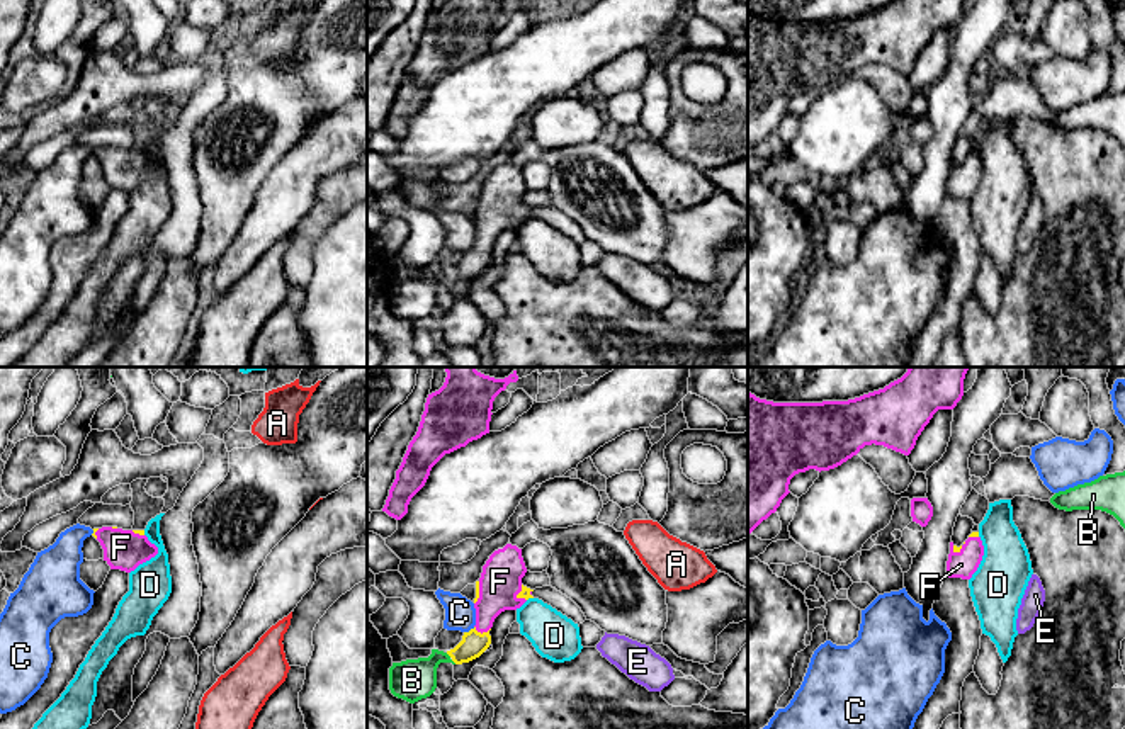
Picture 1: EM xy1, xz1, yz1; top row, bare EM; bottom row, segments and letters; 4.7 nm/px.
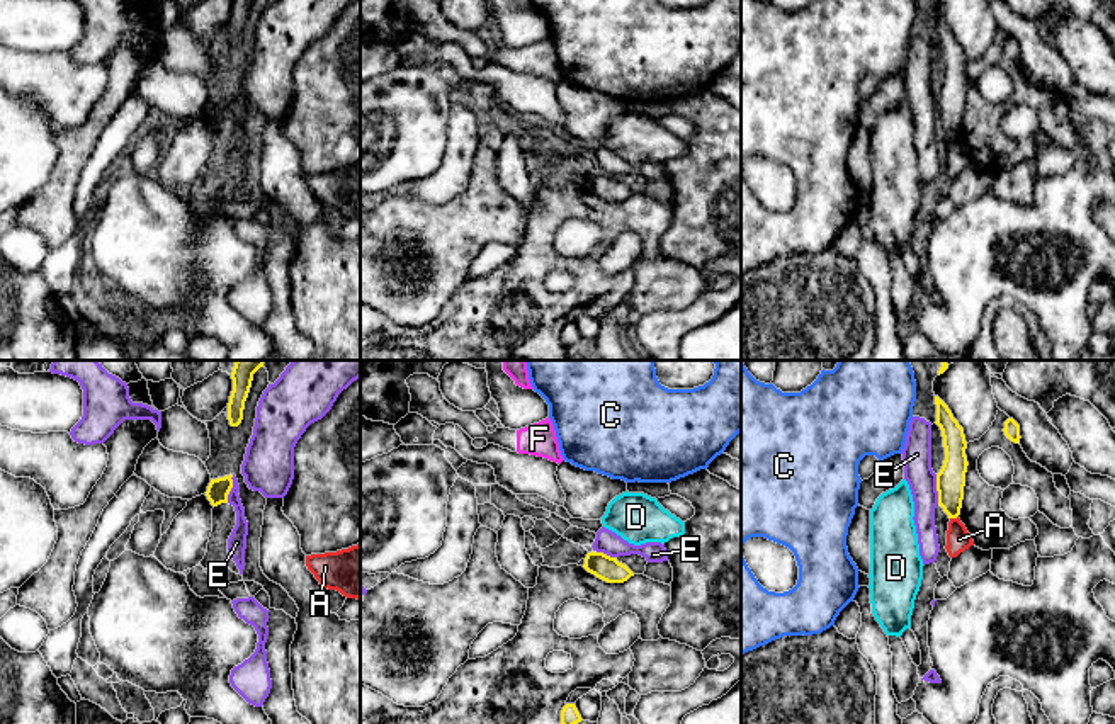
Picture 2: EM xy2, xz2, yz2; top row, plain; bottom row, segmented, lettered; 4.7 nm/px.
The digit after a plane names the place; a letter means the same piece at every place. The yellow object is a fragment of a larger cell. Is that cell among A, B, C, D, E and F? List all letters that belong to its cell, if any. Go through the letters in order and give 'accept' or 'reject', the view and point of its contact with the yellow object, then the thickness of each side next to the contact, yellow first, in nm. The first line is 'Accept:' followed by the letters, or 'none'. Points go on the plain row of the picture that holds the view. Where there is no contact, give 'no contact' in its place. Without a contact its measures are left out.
Accept: F
A: reject; contact yz2 (954, 136); calibres 140 and 110 nm
B: reject; contact xz1 (449, 274); calibres 120 and 200 nm
C: reject; contact xz1 (471, 248); calibres 120 and 140 nm
D: reject; contact xz1 (529, 216); calibres 50 and 220 nm
E: reject; contact yz2 (937, 109); calibres 140 and 140 nm
F: accept; contact xz1 (480, 252); calibres 120 and 190 nm

